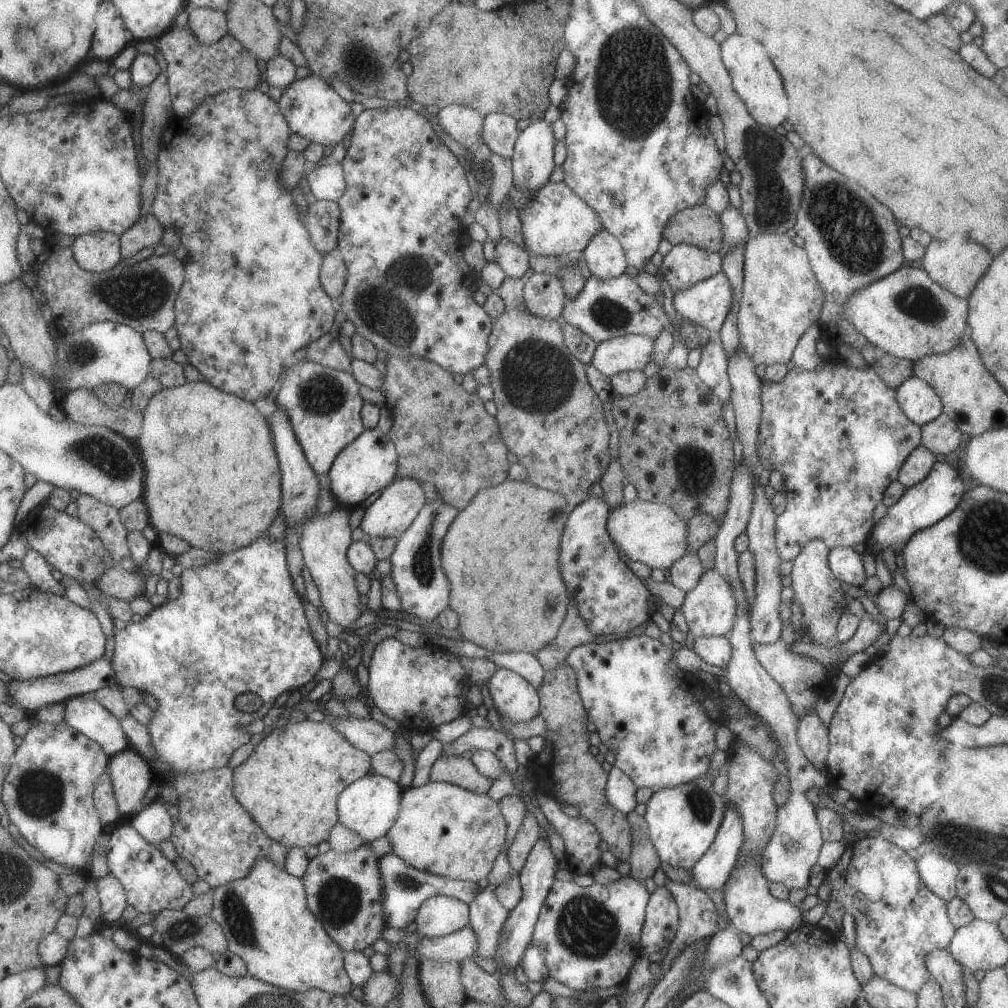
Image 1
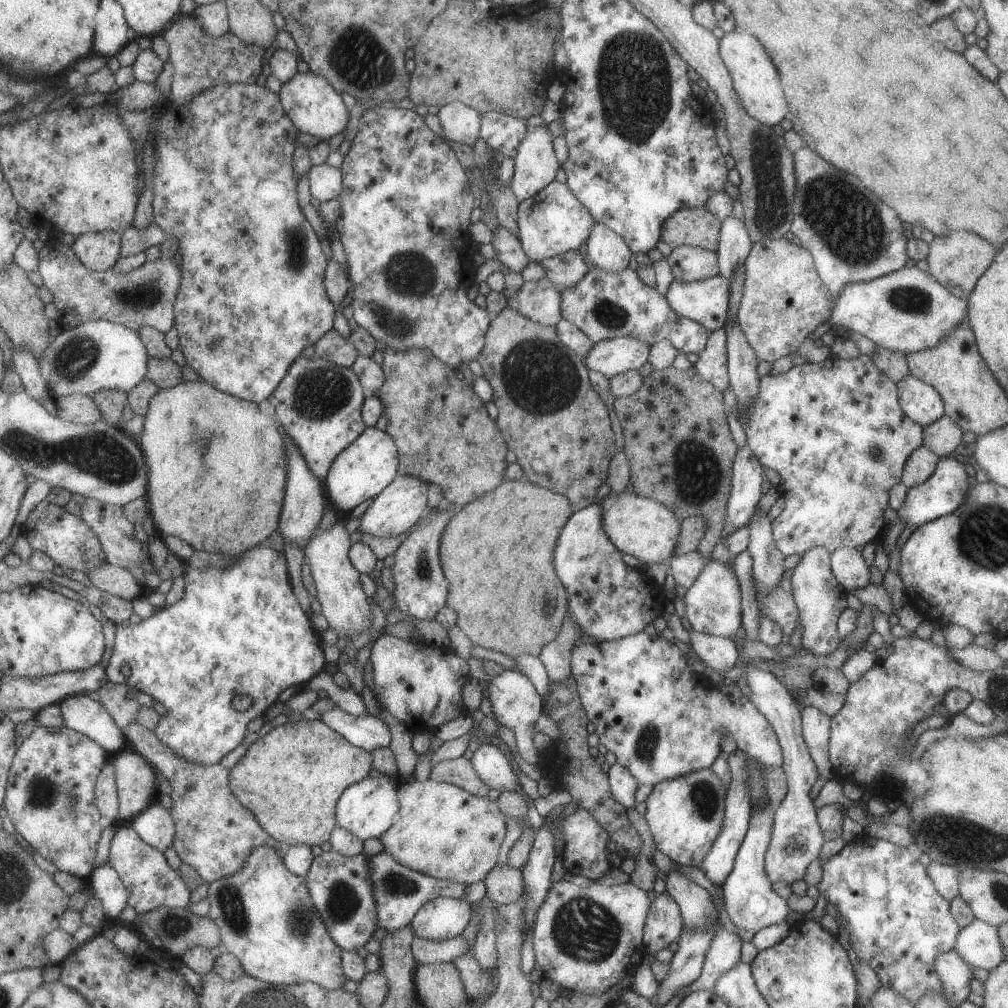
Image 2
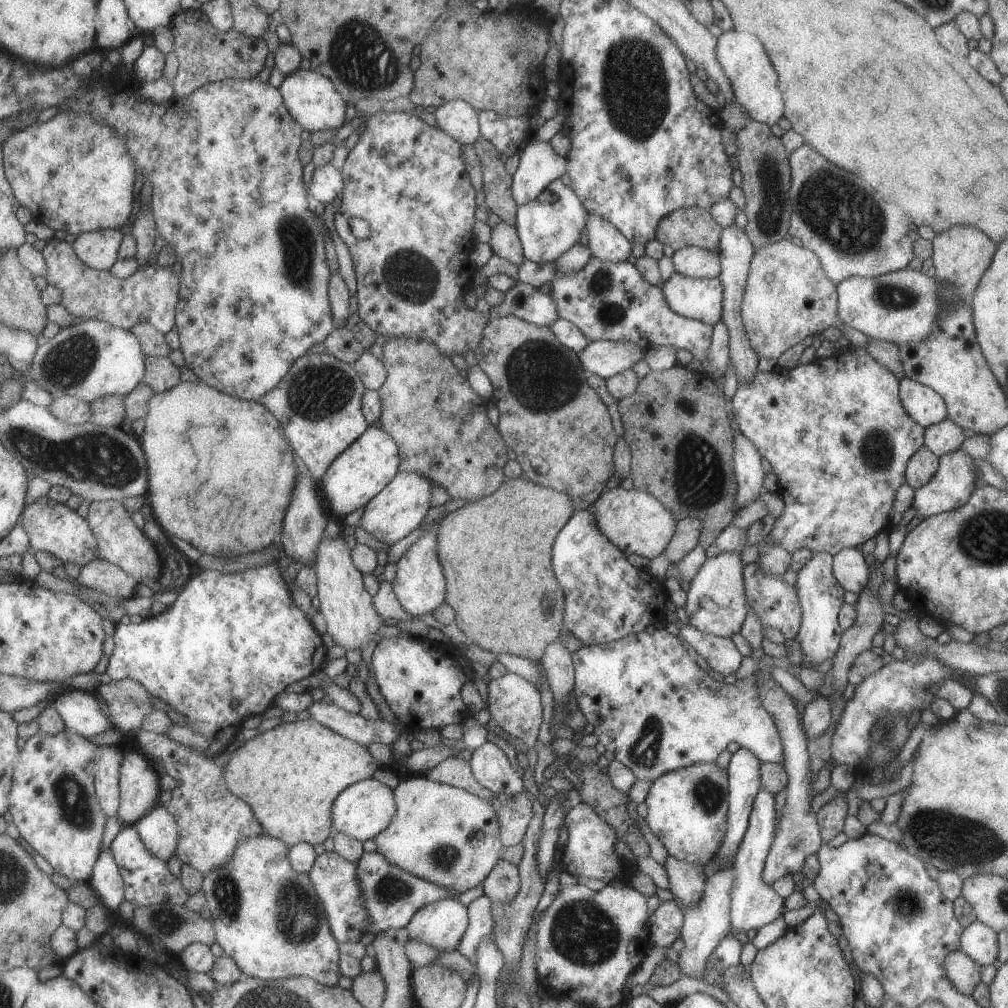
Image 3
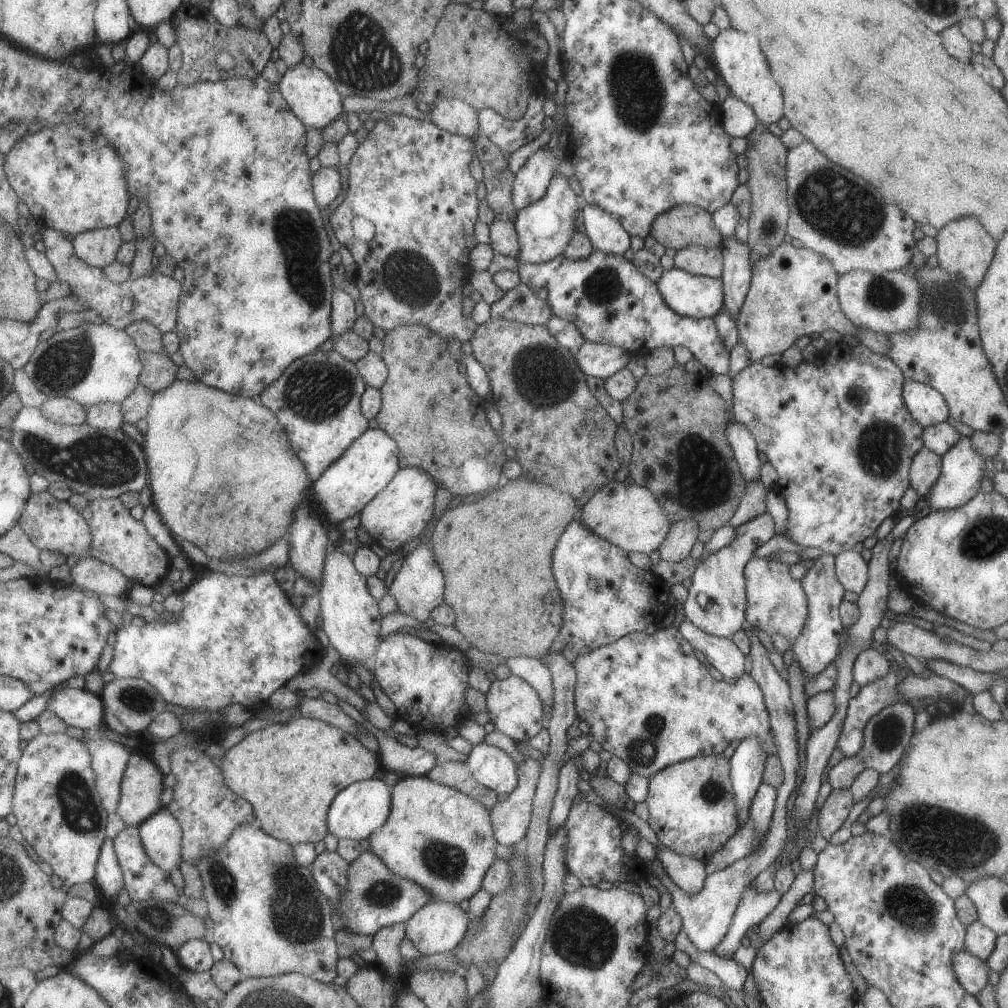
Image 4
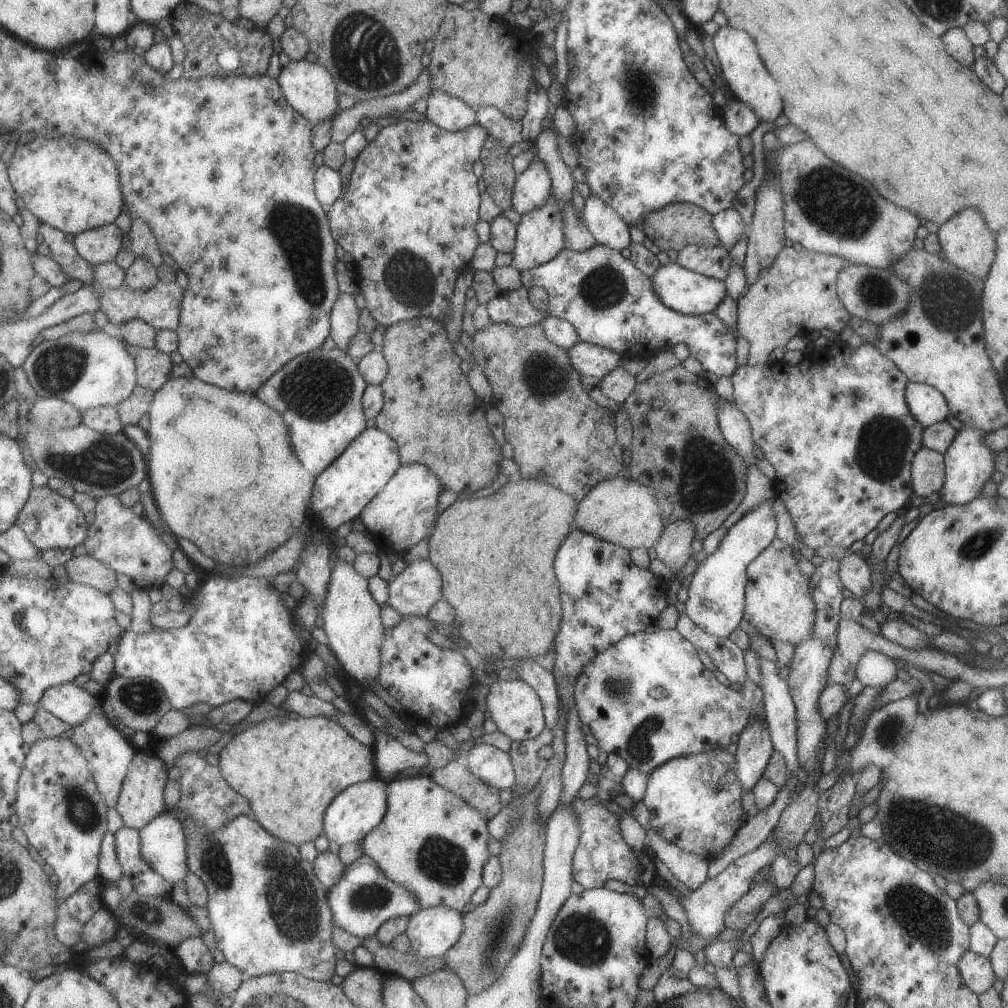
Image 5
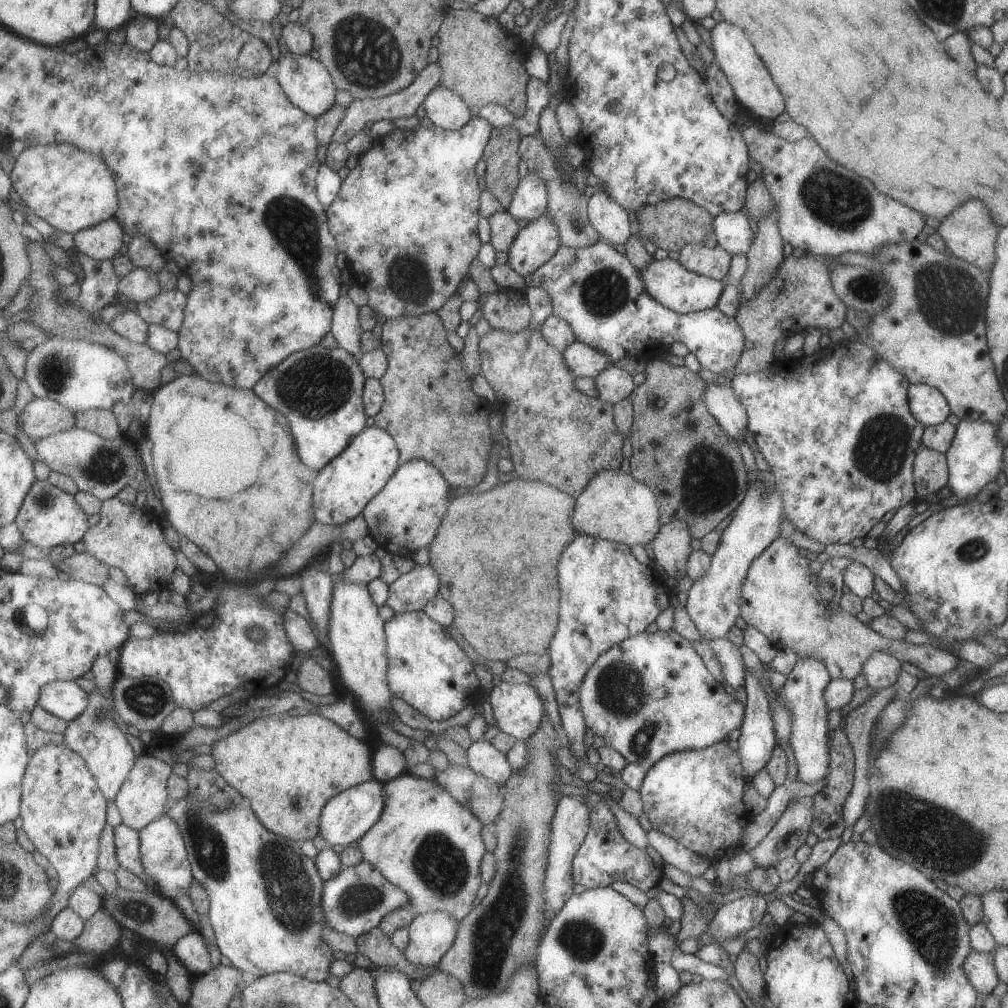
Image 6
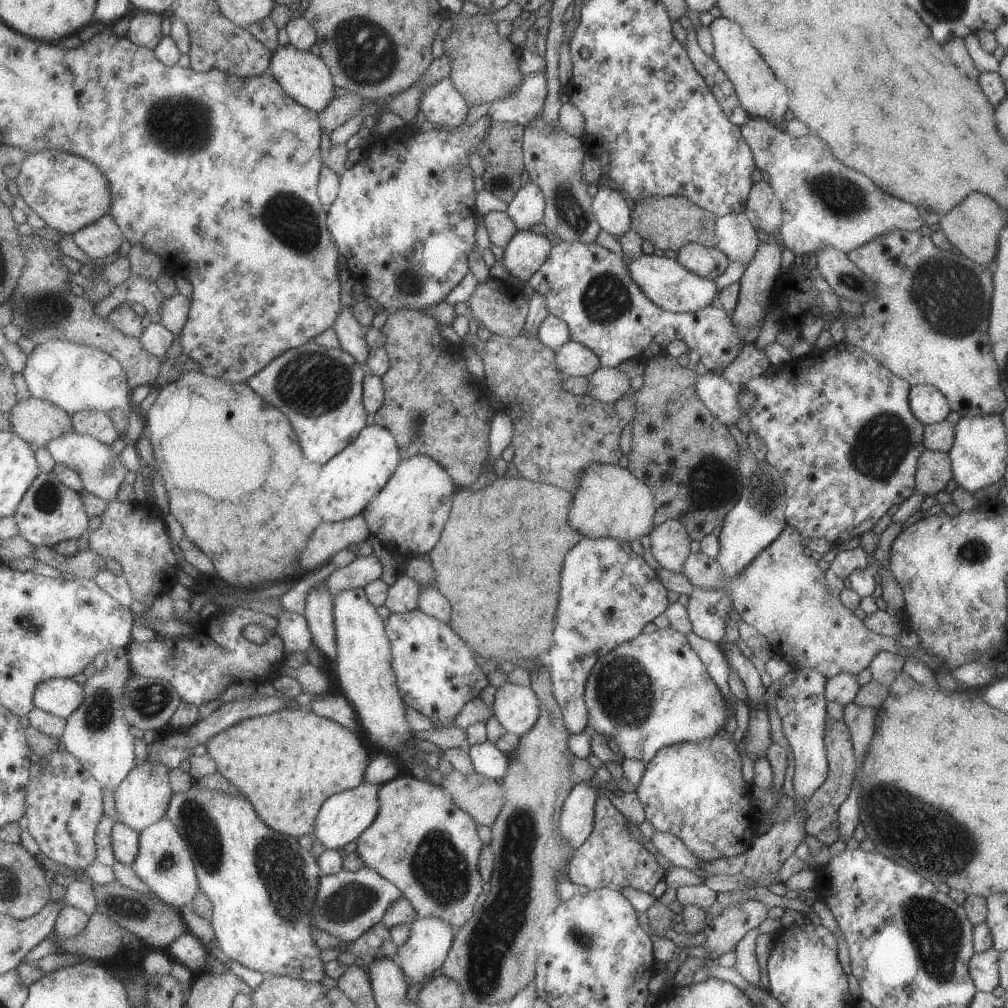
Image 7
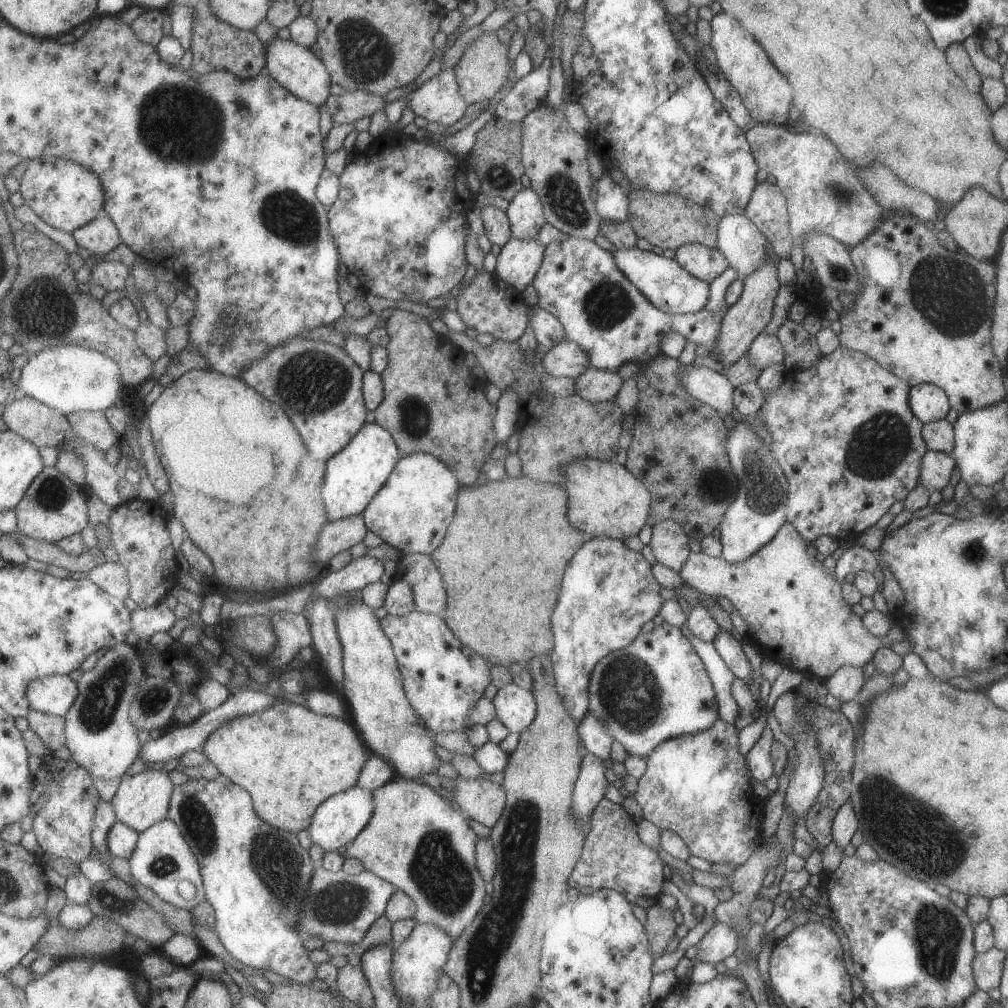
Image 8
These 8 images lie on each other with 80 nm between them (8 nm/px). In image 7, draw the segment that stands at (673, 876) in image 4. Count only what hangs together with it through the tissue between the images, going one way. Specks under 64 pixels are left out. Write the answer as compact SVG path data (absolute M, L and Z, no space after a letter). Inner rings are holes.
M655 831L651 844L675 867L683 867L688 871L700 868L701 861L685 846L685 843L667 831Z

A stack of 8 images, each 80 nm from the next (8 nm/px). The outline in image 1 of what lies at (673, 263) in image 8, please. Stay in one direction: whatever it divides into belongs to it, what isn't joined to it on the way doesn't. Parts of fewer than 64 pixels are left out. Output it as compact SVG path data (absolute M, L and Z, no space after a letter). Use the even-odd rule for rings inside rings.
M719 271L717 274L705 280L696 282L689 288L676 290L673 294L672 304L677 312L677 316L695 325L702 326L709 332L713 331L715 333L722 327L723 321L732 303L731 285L723 271Z

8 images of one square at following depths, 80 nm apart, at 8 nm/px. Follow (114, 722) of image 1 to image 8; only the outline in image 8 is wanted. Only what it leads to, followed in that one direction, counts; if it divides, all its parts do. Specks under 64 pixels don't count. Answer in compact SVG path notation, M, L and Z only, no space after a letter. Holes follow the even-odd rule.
M56 674L30 682L26 690L32 710L65 717L79 694L78 682Z

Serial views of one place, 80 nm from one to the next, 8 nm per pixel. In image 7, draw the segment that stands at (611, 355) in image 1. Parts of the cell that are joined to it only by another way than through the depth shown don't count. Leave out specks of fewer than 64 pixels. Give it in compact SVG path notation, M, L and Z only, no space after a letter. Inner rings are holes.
M567 341L554 354L554 367L565 377L585 377L599 367L598 358L588 348Z

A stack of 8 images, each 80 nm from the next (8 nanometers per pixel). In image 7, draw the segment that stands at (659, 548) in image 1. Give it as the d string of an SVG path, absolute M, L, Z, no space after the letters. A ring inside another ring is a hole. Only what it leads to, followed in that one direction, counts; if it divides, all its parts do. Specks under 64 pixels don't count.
M593 463L580 473L567 520L573 530L585 538L610 538L629 543L649 534L655 509L649 487L638 481L630 470L619 465Z

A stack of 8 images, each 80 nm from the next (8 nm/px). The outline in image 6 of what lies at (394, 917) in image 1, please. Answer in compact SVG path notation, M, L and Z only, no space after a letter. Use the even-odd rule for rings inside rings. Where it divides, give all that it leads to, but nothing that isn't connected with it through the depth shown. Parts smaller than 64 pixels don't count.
M362 860L351 868L342 868L339 874L323 881L320 905L327 927L355 939L377 926L390 910L408 906L408 898L398 886L385 880L374 866Z

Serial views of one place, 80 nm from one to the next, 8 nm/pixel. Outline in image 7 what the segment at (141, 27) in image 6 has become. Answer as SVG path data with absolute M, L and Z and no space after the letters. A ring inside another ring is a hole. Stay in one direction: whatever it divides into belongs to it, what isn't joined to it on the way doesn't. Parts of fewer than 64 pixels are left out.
M134 11L132 19L127 23L127 38L139 46L153 50L162 37L160 31L160 14Z

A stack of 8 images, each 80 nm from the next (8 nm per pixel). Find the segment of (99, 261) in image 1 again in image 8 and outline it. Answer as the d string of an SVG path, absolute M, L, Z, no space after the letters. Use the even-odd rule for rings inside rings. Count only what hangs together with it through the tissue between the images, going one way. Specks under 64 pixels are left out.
M101 212L89 224L72 232L79 246L89 249L94 255L109 252L120 243L119 231L105 212Z

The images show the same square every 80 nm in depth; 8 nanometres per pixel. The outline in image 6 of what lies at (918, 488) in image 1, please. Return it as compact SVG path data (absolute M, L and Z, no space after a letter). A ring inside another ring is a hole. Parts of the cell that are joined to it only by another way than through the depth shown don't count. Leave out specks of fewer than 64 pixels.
M960 420L955 426L955 432L948 446L944 452L948 466L948 484L951 493L953 493L960 502L973 500L974 496L983 488L988 482L1001 479L1002 472L1002 456L1004 446L998 439L998 426L990 422L981 421L964 421Z

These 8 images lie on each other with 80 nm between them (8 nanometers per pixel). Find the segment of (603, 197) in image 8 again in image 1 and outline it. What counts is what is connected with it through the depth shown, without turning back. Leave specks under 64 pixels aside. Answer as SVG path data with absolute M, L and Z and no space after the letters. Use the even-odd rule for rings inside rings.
M603 227L589 239L581 253L590 274L602 281L624 273L628 265L619 241Z

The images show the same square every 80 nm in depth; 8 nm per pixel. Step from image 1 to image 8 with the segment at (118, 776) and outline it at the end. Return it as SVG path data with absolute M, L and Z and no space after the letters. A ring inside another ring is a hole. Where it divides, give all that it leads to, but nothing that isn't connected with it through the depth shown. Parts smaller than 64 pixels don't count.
M148 767L146 770L132 776L124 775L110 803L117 821L121 821L141 833L157 821L167 818L171 793L172 784L164 768Z

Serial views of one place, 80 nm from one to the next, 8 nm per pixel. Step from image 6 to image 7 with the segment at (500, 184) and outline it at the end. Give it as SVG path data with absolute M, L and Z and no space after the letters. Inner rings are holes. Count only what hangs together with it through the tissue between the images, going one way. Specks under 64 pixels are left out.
M491 121L480 143L476 144L476 154L484 162L482 178L484 189L491 191L505 204L511 202L517 190L522 185L519 183L519 174L524 168L522 165L522 132L523 126L518 124Z

